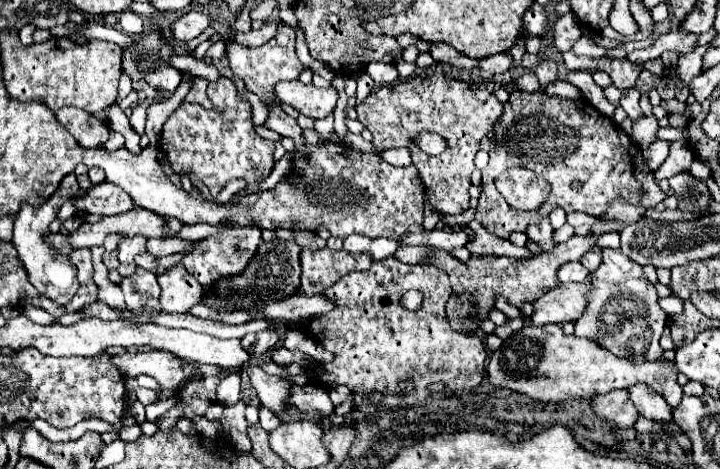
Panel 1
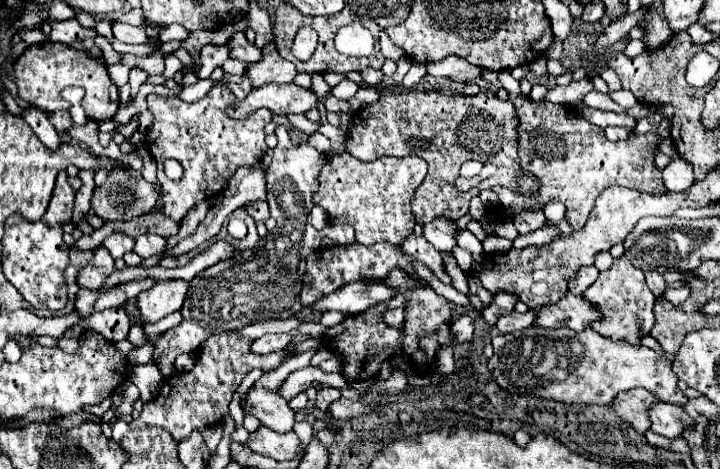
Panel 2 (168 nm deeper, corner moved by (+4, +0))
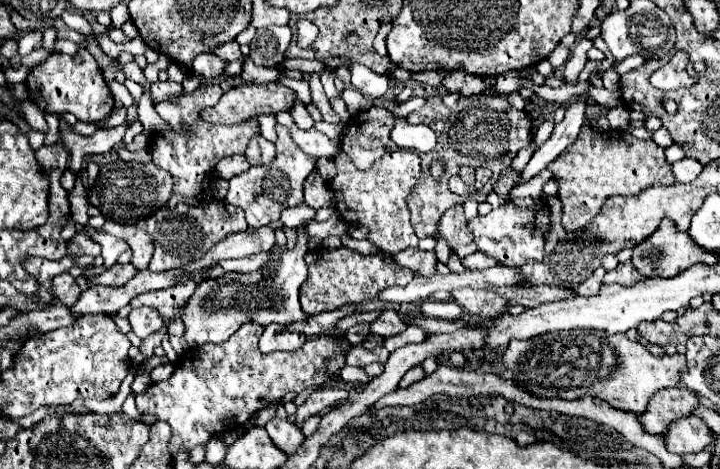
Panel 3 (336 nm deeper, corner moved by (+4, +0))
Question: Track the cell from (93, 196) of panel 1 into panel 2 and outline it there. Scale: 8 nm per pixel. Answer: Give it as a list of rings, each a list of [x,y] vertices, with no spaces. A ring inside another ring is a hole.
[[[113,169],[105,185],[97,187],[91,199],[91,209],[103,221],[131,221],[149,213],[157,205],[157,185],[135,177],[129,171]]]

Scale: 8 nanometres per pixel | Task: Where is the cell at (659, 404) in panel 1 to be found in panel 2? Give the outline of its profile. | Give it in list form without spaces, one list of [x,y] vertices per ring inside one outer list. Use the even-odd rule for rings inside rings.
[[[663,401],[659,403],[659,407],[651,407],[651,423],[651,431],[669,439],[681,437],[685,429],[695,425],[695,421],[683,411],[683,407]]]

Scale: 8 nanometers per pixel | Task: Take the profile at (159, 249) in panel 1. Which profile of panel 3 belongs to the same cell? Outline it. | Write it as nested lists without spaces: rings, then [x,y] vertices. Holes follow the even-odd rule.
[[[107,221],[103,225],[103,231],[113,233],[121,239],[127,239],[127,243],[133,251],[131,263],[135,265],[135,269],[147,269],[147,265],[153,257],[153,251],[155,251],[155,243],[153,243],[153,239],[149,237],[147,231],[143,231],[135,225],[119,225],[119,223],[113,223],[113,221]]]

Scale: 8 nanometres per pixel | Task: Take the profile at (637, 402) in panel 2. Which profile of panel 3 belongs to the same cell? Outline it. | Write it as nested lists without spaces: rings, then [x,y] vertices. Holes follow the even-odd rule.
[[[671,387],[657,391],[649,401],[647,411],[639,413],[637,417],[647,433],[661,435],[671,421],[691,415],[697,405],[699,401],[695,391],[689,391],[687,387]]]

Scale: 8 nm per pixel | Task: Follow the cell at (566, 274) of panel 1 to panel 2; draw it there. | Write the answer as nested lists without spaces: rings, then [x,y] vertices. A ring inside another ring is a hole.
[[[581,267],[577,279],[569,285],[569,291],[581,295],[583,291],[587,291],[587,287],[591,287],[591,285],[595,283],[597,275],[599,275],[599,273],[597,273],[597,267]]]

